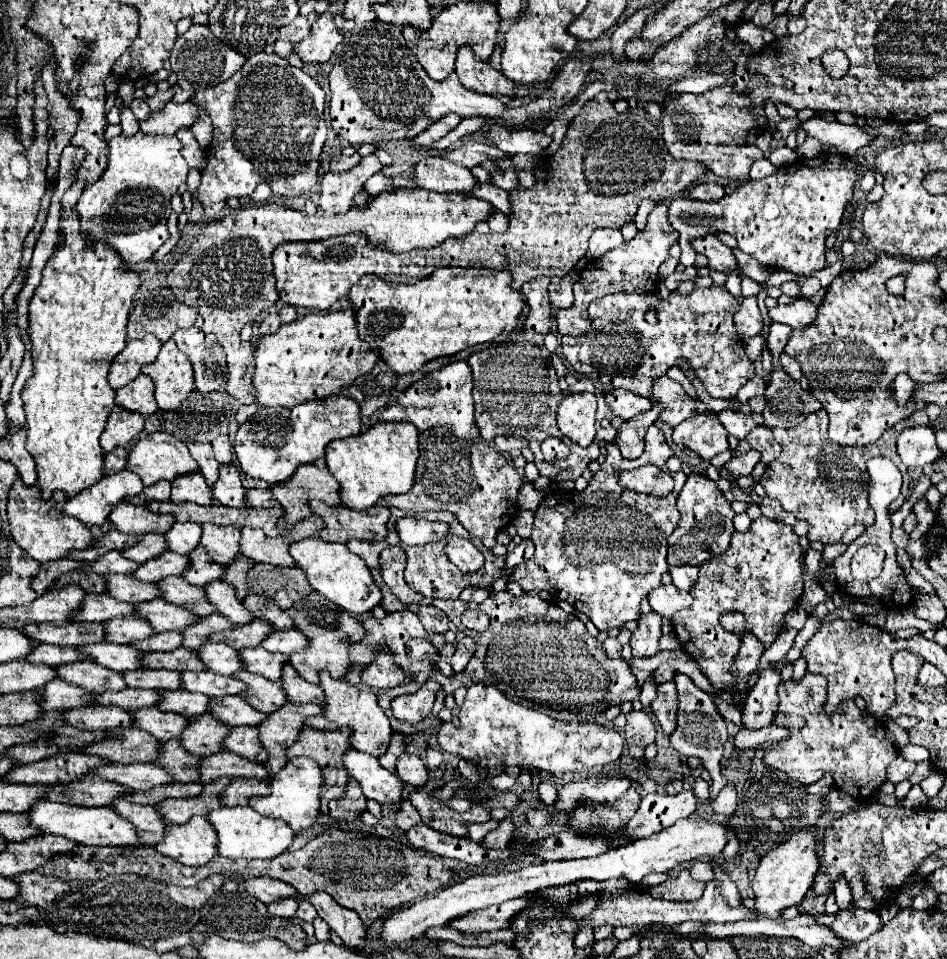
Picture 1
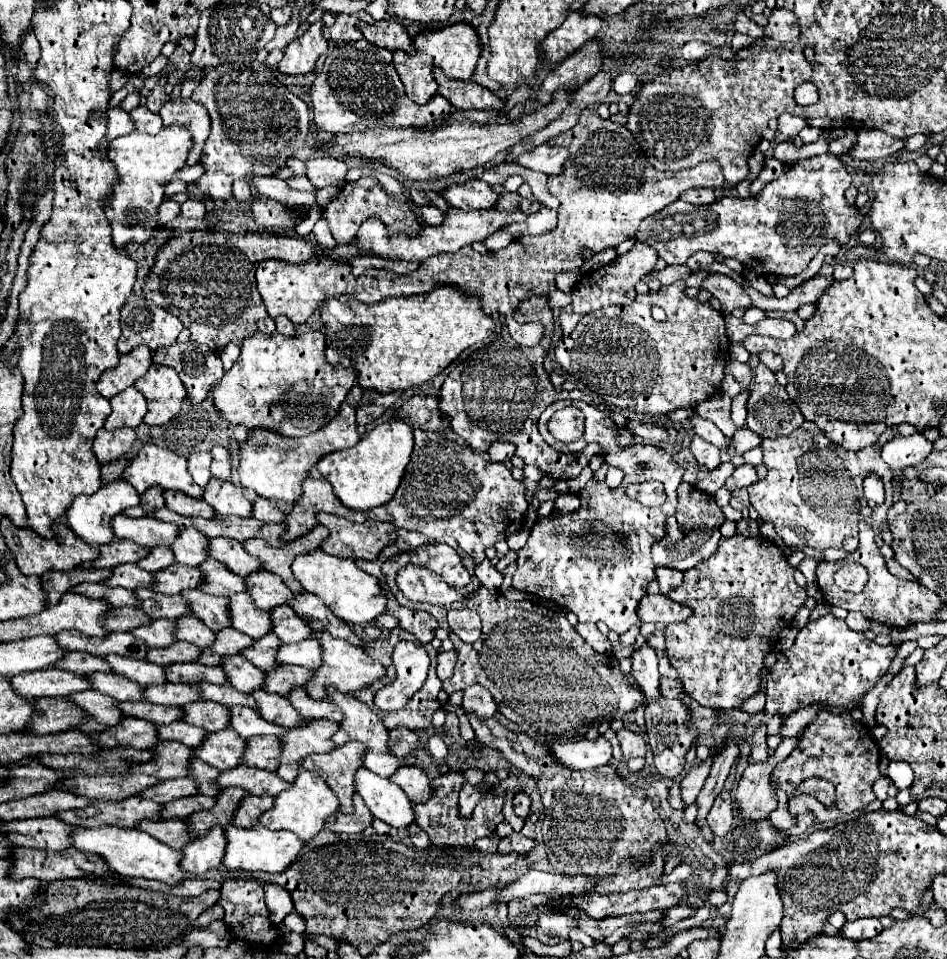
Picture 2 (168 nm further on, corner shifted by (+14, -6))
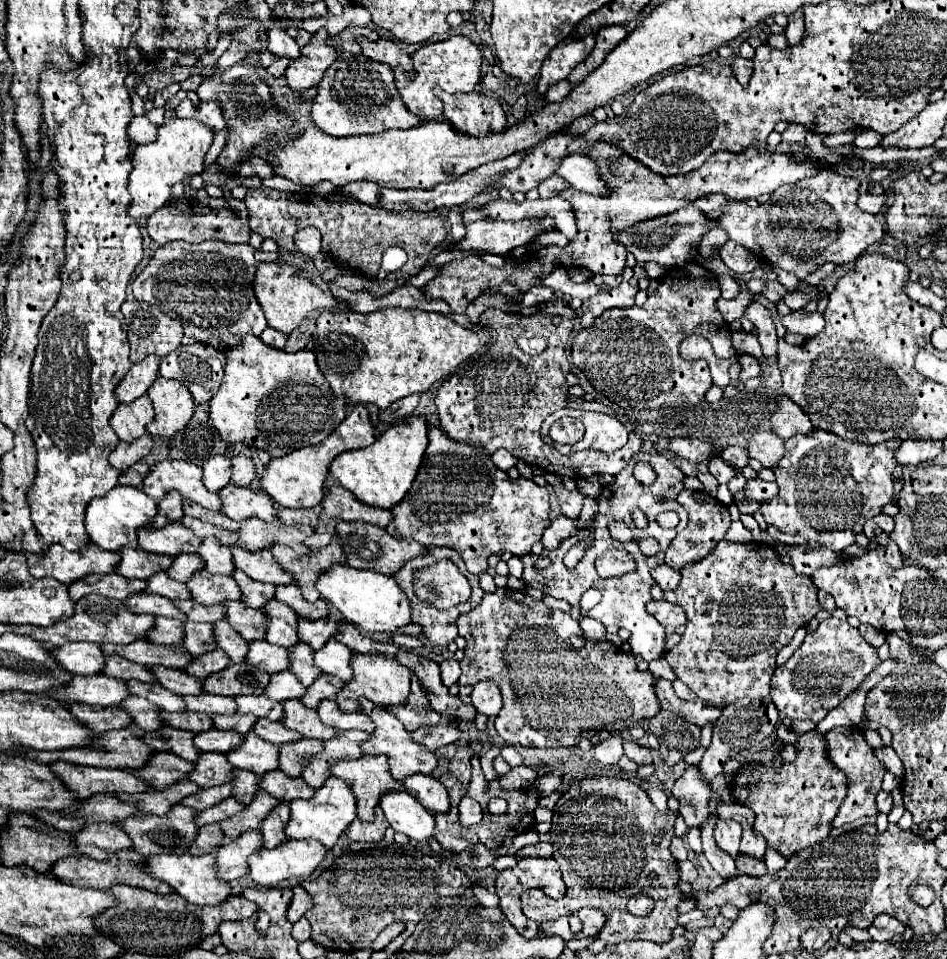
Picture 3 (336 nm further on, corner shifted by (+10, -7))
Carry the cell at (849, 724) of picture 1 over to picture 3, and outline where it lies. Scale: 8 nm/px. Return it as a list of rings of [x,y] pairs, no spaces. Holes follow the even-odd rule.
[[[835,727],[825,733],[827,743],[827,759],[833,767],[841,769],[847,775],[847,797],[841,803],[841,809],[833,821],[833,827],[841,827],[845,823],[853,823],[861,817],[877,815],[875,797],[881,791],[881,779],[885,775],[885,767],[875,757],[875,751],[863,739],[863,731],[859,727]]]

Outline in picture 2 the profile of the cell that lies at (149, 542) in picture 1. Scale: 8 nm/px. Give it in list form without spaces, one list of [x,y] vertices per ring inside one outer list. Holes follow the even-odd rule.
[[[157,546],[149,552],[149,556],[141,562],[137,562],[137,566],[141,566],[143,570],[147,572],[159,572],[159,570],[165,570],[169,566],[173,566],[175,560],[173,560],[173,550],[169,546]]]

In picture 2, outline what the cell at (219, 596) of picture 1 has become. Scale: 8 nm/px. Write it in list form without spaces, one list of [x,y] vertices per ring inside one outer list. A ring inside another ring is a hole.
[[[247,592],[233,594],[229,602],[229,610],[231,610],[233,628],[251,636],[253,640],[263,638],[265,634],[271,632],[271,626],[273,626],[271,612],[257,608],[253,598]]]

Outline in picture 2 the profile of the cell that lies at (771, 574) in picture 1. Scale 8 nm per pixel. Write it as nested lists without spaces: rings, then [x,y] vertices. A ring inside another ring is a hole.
[[[736,534],[730,538],[722,537],[717,552],[701,562],[701,566],[687,570],[685,582],[667,594],[671,600],[693,610],[685,622],[667,626],[665,640],[669,662],[675,666],[685,692],[701,706],[739,708],[743,700],[757,694],[763,658],[775,648],[779,632],[793,624],[797,610],[803,608],[807,600],[805,588],[797,586],[794,580],[794,572],[795,568],[787,566],[783,550],[768,538]]]

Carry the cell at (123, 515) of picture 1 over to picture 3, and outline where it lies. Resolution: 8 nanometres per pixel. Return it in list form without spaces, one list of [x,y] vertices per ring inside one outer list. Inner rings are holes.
[[[169,523],[163,529],[139,529],[139,547],[149,553],[195,553],[201,539],[181,523]]]

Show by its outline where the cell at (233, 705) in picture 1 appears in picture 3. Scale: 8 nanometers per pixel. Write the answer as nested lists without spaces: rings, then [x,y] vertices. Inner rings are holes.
[[[257,719],[253,731],[269,741],[269,743],[275,743],[275,745],[281,745],[281,743],[289,743],[289,741],[297,741],[301,739],[303,735],[297,735],[297,731],[291,731],[287,727],[283,727],[279,721],[269,721],[269,719]]]

